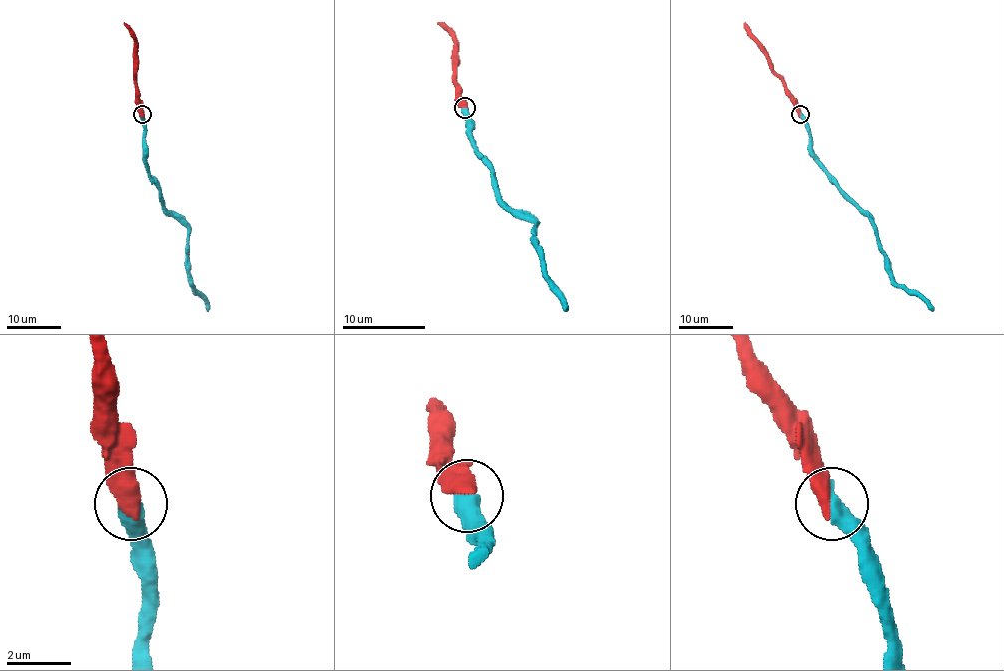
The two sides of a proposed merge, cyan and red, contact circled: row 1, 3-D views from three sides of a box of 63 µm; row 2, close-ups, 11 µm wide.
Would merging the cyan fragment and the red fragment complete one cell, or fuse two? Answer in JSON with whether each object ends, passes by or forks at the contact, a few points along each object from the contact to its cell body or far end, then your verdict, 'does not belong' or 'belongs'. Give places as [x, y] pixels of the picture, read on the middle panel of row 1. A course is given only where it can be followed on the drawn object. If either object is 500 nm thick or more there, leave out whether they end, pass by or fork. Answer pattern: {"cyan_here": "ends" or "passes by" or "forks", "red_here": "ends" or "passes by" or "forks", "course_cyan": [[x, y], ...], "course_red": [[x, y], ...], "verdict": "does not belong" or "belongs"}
{"course_cyan": [[465, 107], [467, 132], [490, 168], [494, 190], [534, 222], [534, 244], [546, 282], [561, 296], [565, 311]], "course_red": [[465, 107], [457, 84], [455, 39], [438, 24]], "verdict": "belongs"}

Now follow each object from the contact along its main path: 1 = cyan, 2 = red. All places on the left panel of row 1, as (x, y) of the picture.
1: (142, 114), (143, 163), (149, 178), (158, 189), (161, 204), (187, 228), (187, 276), (205, 301), (207, 310)
2: (142, 114), (135, 69), (135, 37), (124, 22)

